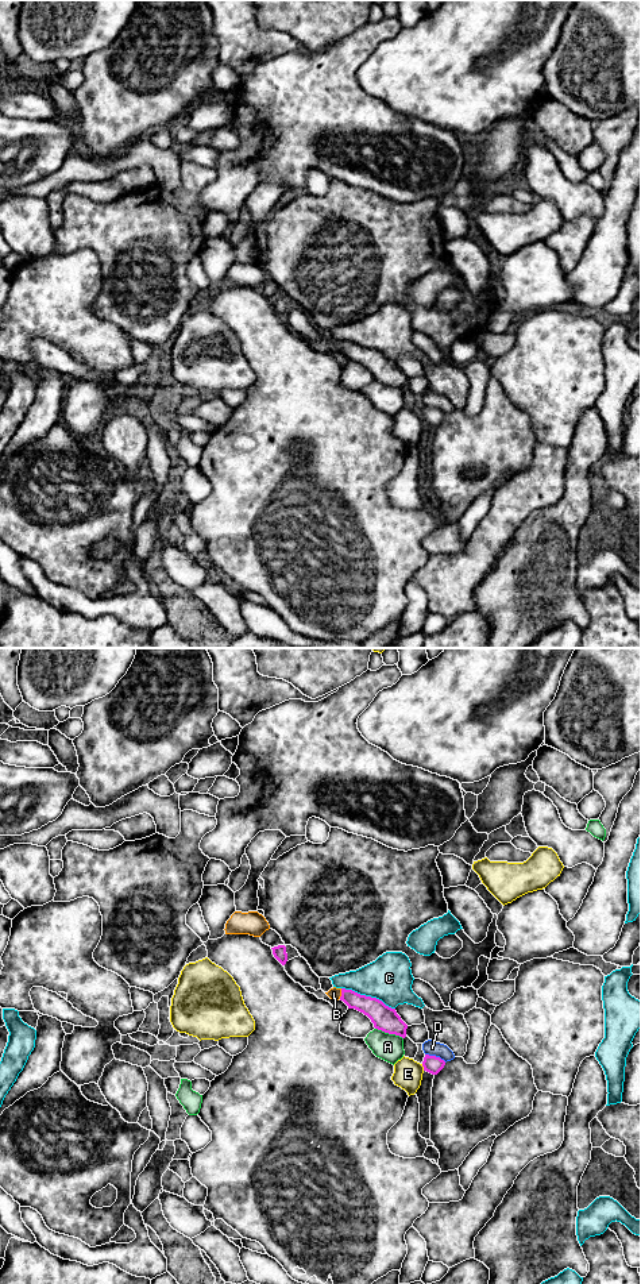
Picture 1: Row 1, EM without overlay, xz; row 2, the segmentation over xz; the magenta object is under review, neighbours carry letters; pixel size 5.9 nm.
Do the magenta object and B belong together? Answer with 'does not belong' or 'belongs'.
does not belong

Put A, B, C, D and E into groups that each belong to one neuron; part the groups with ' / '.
A / B / C / D / E

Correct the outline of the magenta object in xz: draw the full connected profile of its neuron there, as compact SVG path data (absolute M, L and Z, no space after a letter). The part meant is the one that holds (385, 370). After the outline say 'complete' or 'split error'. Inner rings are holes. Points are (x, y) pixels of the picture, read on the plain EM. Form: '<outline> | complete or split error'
M341 340L340 352L343 352L348 360L355 360L367 367L375 381L402 390L406 389L408 377L401 371L395 360L386 358L382 352L345 340Z | complete

